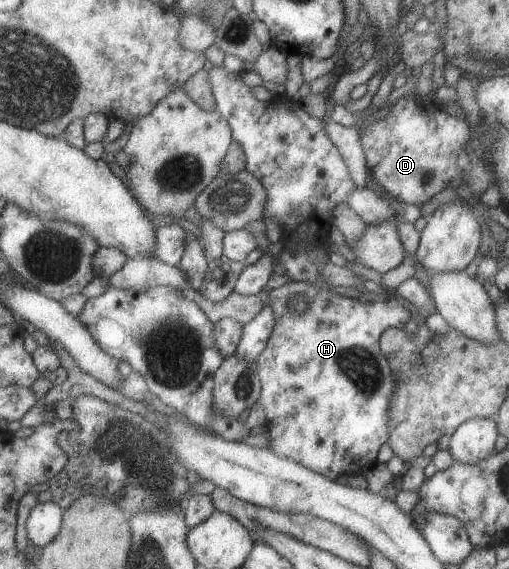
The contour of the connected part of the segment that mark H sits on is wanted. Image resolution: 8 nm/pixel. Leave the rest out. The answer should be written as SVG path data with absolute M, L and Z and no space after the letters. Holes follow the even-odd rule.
M288 282L285 285L280 285L276 289L269 291L269 305L274 315L274 328L272 334L268 337L263 351L256 361L256 374L261 384L257 403L264 410L265 426L267 427L268 446L276 455L280 455L289 461L294 461L312 469L315 473L322 475L330 480L335 480L336 476L345 474L362 474L368 467L376 463L376 455L380 446L387 444L388 440L388 403L390 403L390 395L394 391L394 379L392 379L392 371L388 367L384 355L379 351L379 338L382 331L388 327L402 329L404 323L412 318L410 311L400 303L401 301L395 296L382 300L381 302L368 301L366 298L346 299L342 298L326 289L326 287L314 287L310 282ZM292 295L300 295L306 301L306 309L302 313L296 313L288 307L288 299L292 299Z

